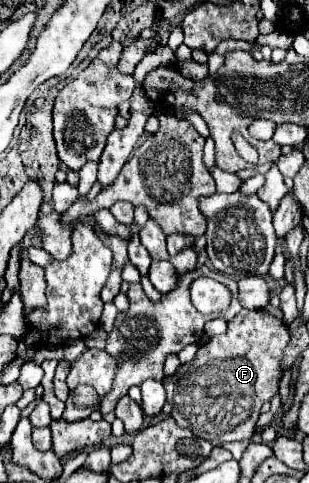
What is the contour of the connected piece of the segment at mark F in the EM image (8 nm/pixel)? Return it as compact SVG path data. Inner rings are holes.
M242 310L228 322L226 334L210 338L198 348L192 362L162 380L176 424L212 444L252 438L262 404L278 394L280 364L288 342L290 332L282 320L266 310Z

